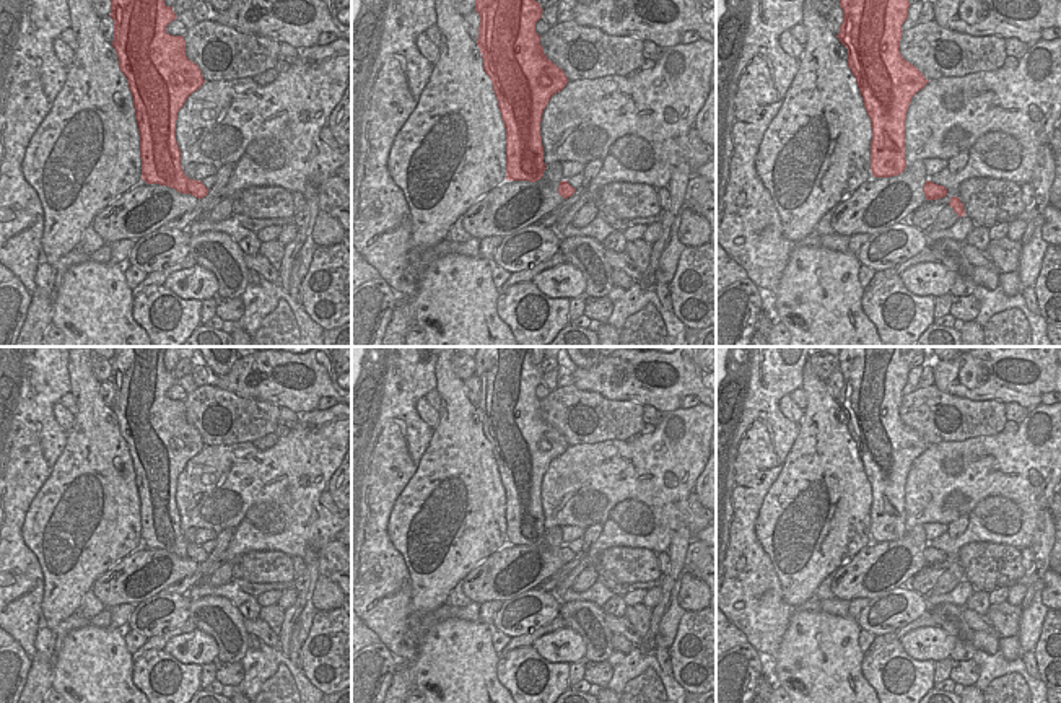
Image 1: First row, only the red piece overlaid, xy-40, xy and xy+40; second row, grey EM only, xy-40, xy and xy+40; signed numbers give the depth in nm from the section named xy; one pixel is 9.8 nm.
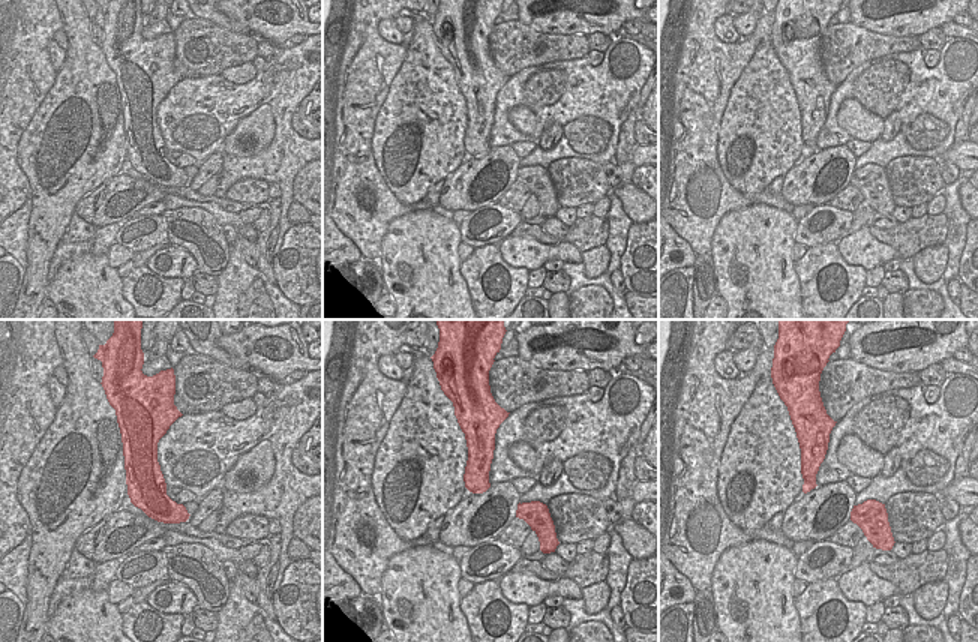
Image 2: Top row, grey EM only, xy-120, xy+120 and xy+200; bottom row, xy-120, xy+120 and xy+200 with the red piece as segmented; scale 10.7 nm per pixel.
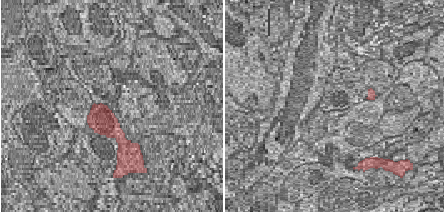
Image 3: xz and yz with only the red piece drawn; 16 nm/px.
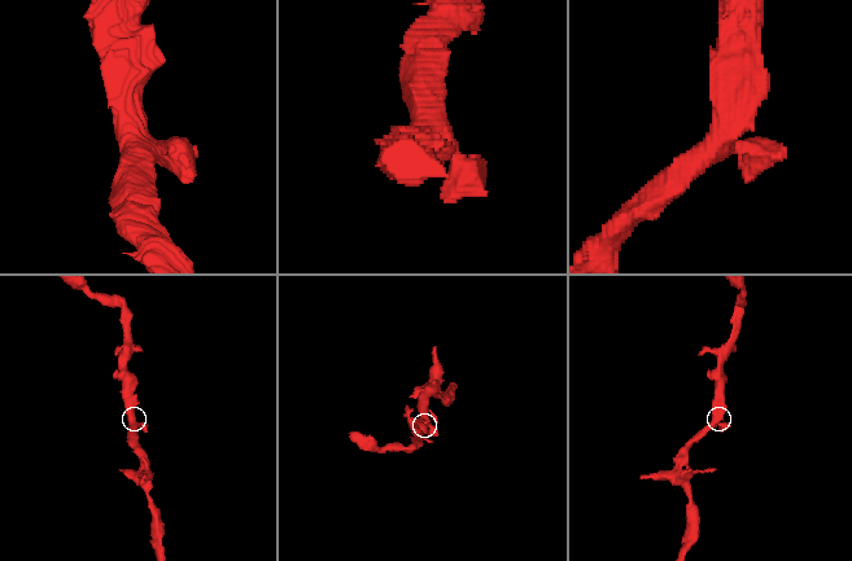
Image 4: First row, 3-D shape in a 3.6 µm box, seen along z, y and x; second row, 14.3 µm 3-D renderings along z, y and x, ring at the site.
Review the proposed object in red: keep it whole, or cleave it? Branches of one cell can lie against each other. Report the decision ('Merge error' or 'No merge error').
No merge error.

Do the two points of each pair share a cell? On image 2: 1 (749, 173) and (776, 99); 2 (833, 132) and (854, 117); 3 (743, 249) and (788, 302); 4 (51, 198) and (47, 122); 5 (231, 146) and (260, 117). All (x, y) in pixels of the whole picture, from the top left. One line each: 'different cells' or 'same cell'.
1: same cell
2: different cells
3: same cell
4: same cell
5: same cell

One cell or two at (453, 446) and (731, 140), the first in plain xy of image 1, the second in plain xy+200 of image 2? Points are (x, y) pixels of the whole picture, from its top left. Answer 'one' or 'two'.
one

